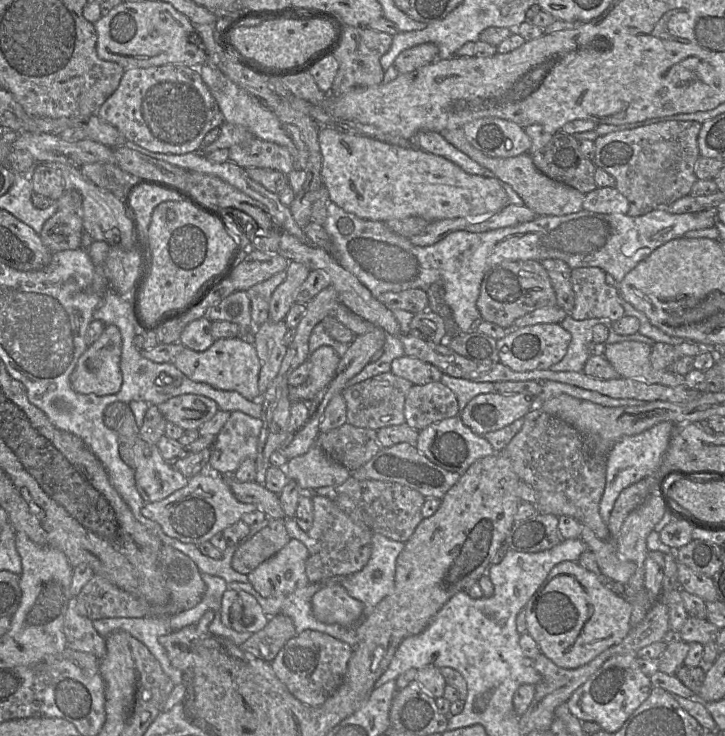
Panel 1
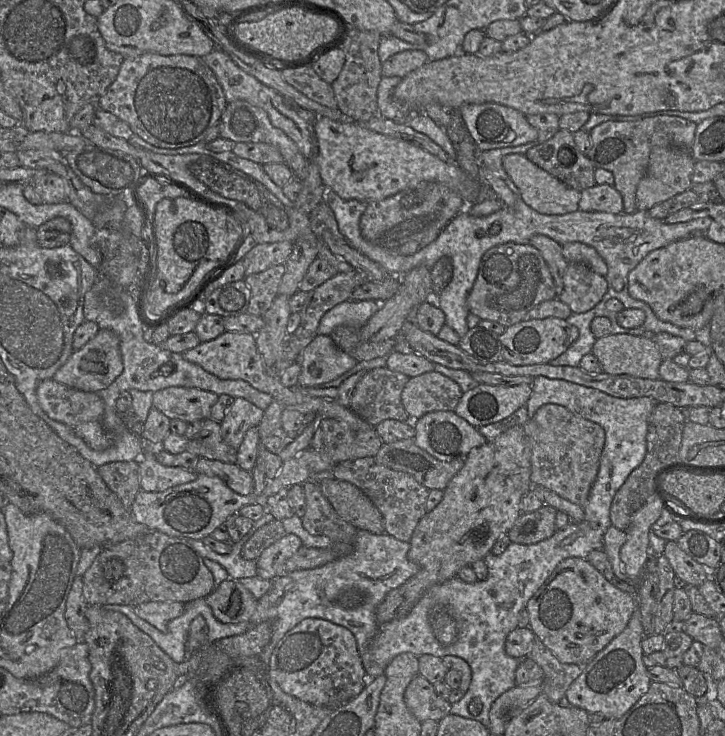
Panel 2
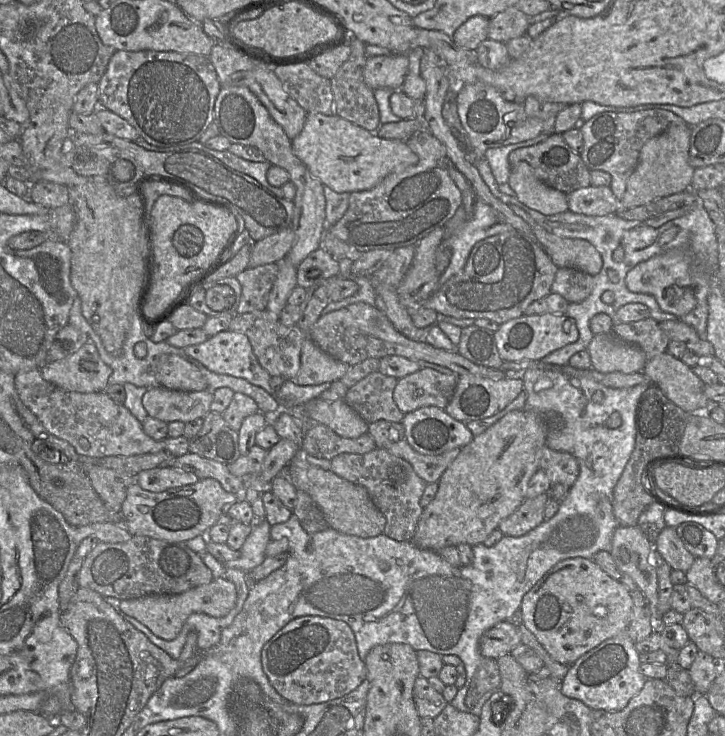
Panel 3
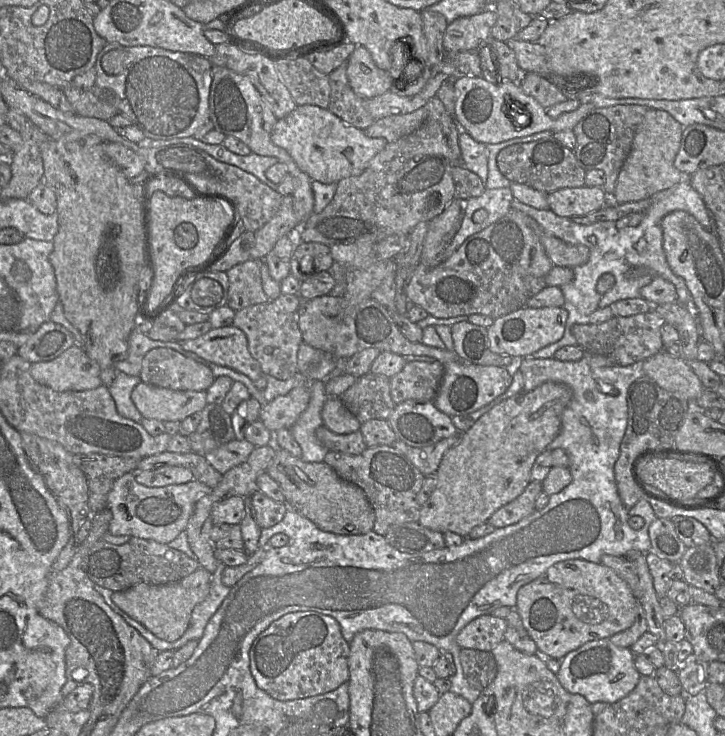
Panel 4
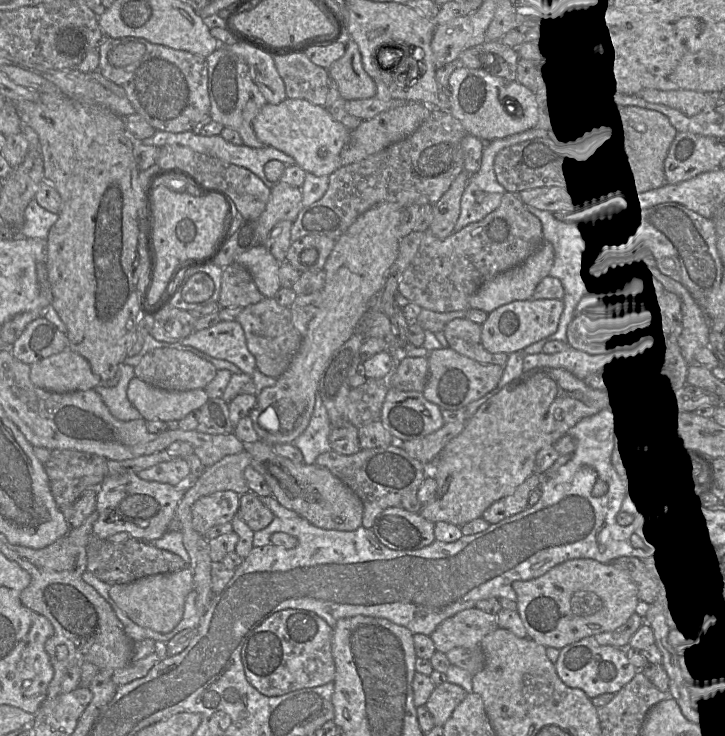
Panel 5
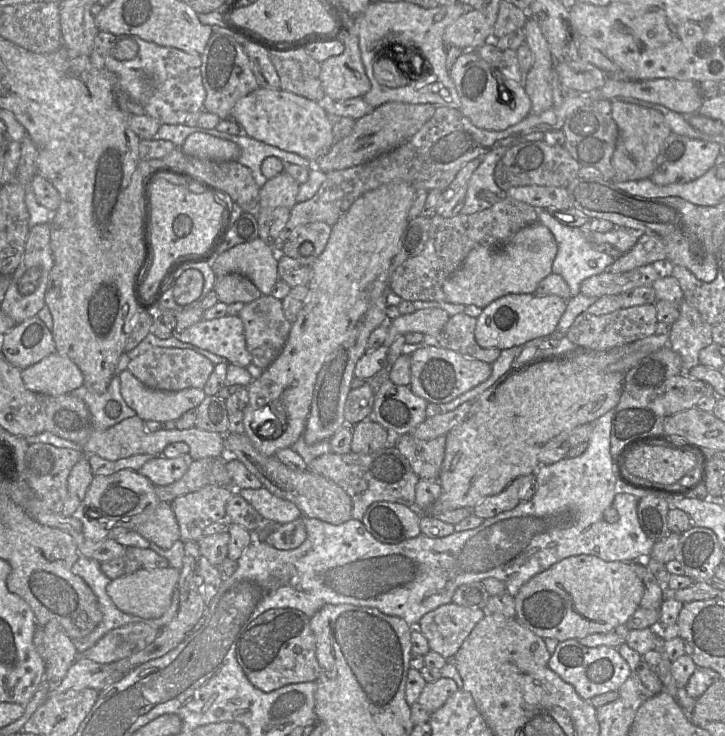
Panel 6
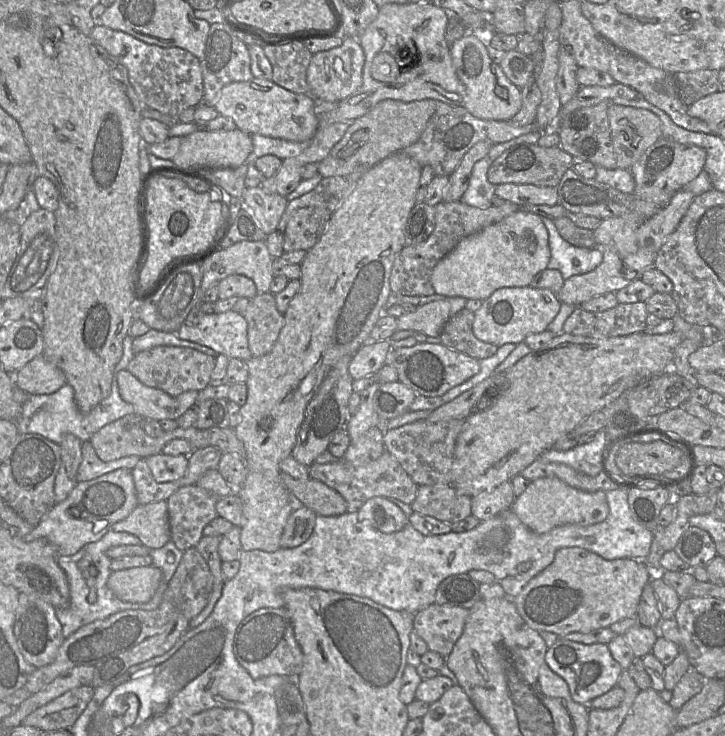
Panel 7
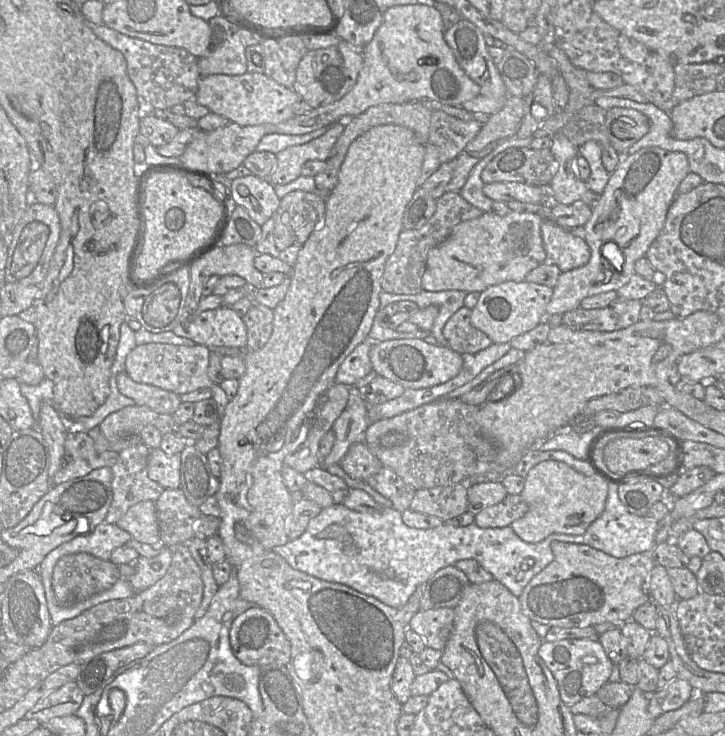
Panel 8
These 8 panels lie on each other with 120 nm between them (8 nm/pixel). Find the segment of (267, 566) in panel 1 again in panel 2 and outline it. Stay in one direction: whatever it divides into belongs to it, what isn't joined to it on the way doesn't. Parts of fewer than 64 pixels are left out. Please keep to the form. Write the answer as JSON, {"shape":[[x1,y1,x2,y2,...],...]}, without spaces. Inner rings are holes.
{"shape":[[293,534,285,535,266,548,256,560,257,576,262,579,273,581,287,574,285,572,287,560,302,546,302,541,298,536]]}

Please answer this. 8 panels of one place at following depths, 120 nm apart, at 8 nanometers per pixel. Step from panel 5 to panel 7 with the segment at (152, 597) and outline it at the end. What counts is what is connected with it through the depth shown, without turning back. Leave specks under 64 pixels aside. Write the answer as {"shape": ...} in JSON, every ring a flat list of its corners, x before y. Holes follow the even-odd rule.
{"shape":[[153,565,113,571,107,581,109,589,122,601,146,603,162,581,162,570]]}

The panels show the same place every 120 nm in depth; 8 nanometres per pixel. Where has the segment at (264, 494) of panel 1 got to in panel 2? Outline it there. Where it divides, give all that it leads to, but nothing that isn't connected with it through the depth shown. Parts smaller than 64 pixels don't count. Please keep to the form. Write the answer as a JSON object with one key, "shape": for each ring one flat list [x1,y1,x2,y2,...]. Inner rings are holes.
{"shape":[[199,458,194,470,197,475,216,476,235,493,248,496,253,492,251,472,241,469,236,464,227,464,217,460]]}

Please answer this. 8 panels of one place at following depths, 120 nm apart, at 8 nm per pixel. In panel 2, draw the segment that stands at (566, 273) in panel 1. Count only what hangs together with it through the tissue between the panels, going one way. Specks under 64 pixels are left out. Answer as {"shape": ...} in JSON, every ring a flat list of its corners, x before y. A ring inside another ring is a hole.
{"shape":[[534,235,529,244,540,252,548,265,557,296,563,290,563,277,568,266,568,262,562,254,561,245,544,235]]}

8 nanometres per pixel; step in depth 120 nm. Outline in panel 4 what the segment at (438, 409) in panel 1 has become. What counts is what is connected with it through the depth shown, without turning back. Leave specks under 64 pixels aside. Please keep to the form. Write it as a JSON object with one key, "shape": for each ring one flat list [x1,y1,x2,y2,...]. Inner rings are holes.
{"shape":[[407,361,403,369,390,378,390,396,395,405,406,400,433,401,442,387,444,373,445,367,438,361]]}

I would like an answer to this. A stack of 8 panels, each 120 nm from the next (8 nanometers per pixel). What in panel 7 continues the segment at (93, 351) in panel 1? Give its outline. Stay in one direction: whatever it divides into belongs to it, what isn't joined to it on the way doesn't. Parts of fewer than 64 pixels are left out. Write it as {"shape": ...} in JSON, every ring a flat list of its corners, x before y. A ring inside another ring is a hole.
{"shape":[[42,354,14,374,15,386,29,395,48,395,66,384,63,372]]}

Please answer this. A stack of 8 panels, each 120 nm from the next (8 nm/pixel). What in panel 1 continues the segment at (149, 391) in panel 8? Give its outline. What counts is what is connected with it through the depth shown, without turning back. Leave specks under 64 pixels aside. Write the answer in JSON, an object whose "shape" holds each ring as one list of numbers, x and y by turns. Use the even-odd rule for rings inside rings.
{"shape":[[182,394,157,405,163,417,183,430,199,429,219,410,217,403,205,396]]}

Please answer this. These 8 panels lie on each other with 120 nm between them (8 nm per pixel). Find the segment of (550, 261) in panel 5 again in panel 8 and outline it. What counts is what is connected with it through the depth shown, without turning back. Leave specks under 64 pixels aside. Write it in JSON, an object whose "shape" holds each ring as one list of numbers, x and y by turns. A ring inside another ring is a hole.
{"shape":[[510,211,505,216,484,212,478,218,458,224,444,242,429,251,421,280,423,290,481,293,503,282,525,281,527,274,546,259,542,223,538,213]]}

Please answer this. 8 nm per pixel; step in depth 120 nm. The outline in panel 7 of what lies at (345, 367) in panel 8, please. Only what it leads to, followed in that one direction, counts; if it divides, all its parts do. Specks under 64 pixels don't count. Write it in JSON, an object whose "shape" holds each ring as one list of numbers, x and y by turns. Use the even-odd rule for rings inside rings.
{"shape":[[389,340,367,341,352,356,349,374,354,380,359,380,377,373,386,364,391,349]]}

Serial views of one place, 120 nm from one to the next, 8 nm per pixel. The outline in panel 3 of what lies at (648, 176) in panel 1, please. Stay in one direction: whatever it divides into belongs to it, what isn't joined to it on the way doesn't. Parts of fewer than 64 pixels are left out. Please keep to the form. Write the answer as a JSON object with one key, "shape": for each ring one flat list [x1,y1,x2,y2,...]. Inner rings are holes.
{"shape":[[645,109,629,113,602,112,580,127,583,136,583,151,580,157,590,171,604,171,611,175,610,188,617,200,621,201,644,144,665,132,670,125,684,123,686,122,681,117,663,109]]}

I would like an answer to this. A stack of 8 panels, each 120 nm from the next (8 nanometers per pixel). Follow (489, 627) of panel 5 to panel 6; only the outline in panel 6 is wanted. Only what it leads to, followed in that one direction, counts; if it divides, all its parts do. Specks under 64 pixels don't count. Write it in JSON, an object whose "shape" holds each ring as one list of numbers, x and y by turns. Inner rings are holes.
{"shape":[[451,602,426,613,420,619,417,629,427,639,430,650,448,661,453,659,464,640,485,615,483,609]]}

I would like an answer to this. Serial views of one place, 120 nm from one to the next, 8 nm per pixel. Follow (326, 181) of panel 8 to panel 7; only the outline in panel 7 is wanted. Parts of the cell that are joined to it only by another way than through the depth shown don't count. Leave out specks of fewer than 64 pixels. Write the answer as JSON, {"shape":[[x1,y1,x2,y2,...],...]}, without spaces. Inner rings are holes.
{"shape":[[397,100,379,102,369,113,354,120,342,139,318,166,322,178,345,176,359,167,371,168,381,160,416,143,436,111,437,100,419,100,405,103]]}

